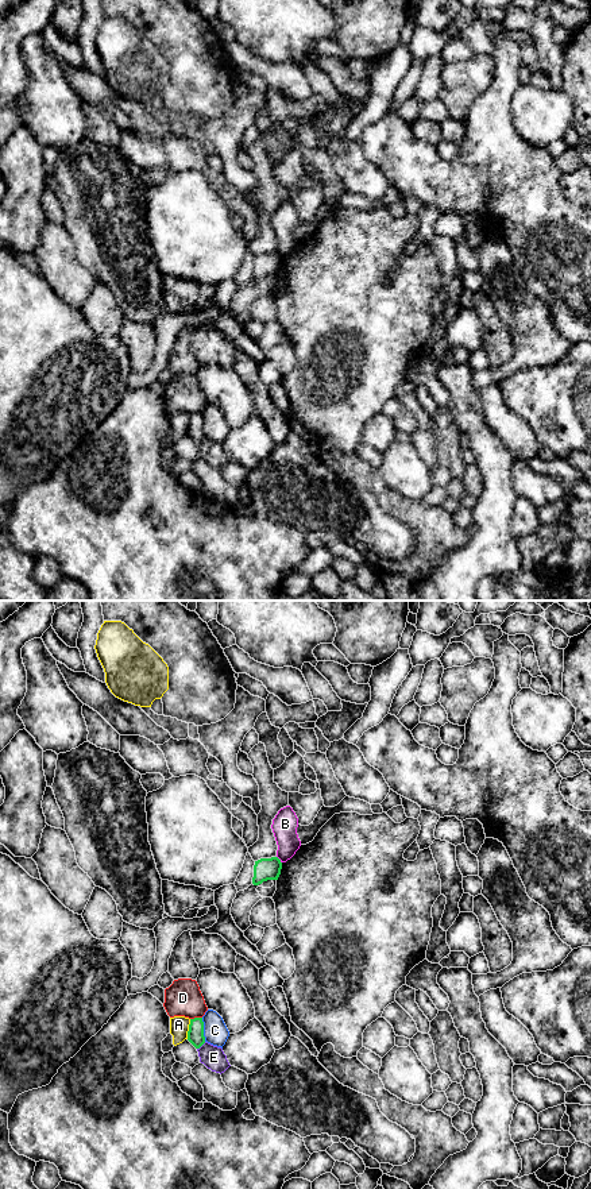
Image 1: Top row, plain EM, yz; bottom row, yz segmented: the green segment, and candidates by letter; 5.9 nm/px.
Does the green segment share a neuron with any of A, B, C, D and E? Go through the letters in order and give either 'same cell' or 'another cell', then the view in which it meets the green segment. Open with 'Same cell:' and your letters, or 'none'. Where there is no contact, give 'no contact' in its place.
Same cell: none
A: another cell; contact in yz
B: another cell; contact in yz
C: another cell; contact in yz
D: another cell; contact in yz
E: another cell; contact in yz

